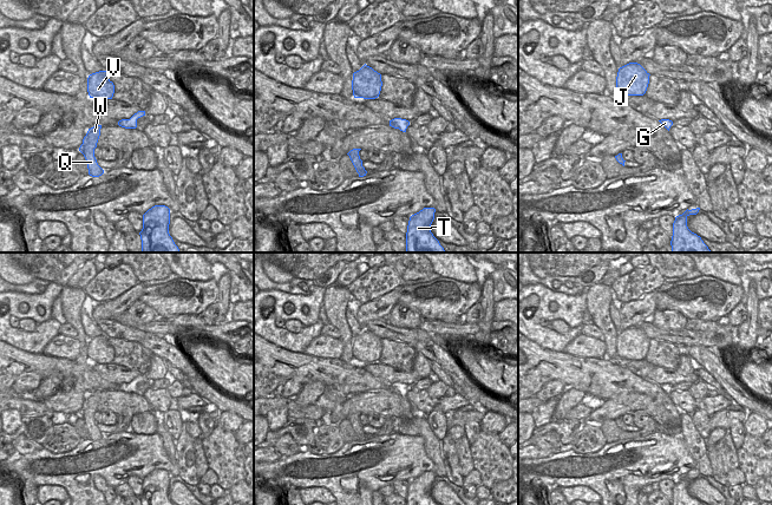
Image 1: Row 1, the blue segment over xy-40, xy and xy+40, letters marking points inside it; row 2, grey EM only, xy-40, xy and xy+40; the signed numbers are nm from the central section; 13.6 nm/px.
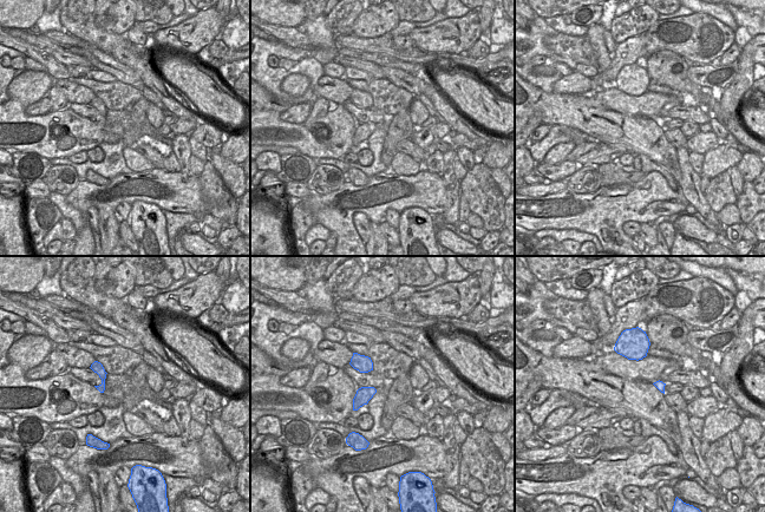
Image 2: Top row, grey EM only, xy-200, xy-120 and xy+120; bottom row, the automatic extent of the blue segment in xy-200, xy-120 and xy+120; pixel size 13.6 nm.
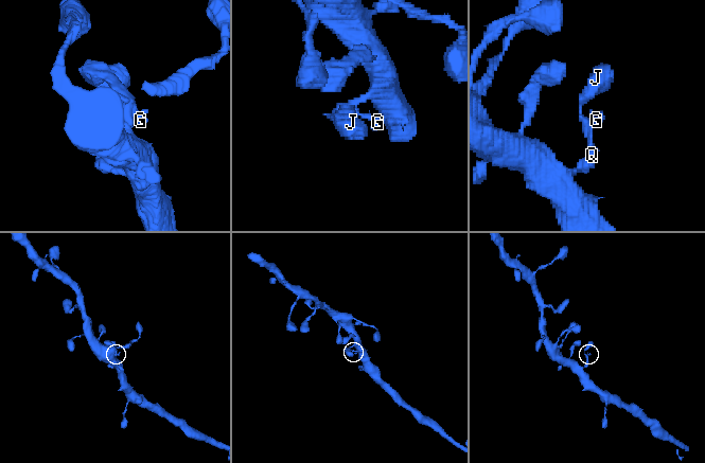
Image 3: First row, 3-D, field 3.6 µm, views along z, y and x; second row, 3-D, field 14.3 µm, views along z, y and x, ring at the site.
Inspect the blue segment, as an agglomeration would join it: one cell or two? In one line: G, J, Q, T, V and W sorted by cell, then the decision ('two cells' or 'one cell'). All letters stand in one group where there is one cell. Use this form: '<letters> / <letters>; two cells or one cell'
G J V W / Q T; two cells

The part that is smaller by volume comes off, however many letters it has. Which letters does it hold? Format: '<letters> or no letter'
G, J, V, W

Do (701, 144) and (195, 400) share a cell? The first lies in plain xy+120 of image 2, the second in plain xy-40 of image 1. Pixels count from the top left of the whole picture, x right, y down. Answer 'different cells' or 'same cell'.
same cell

